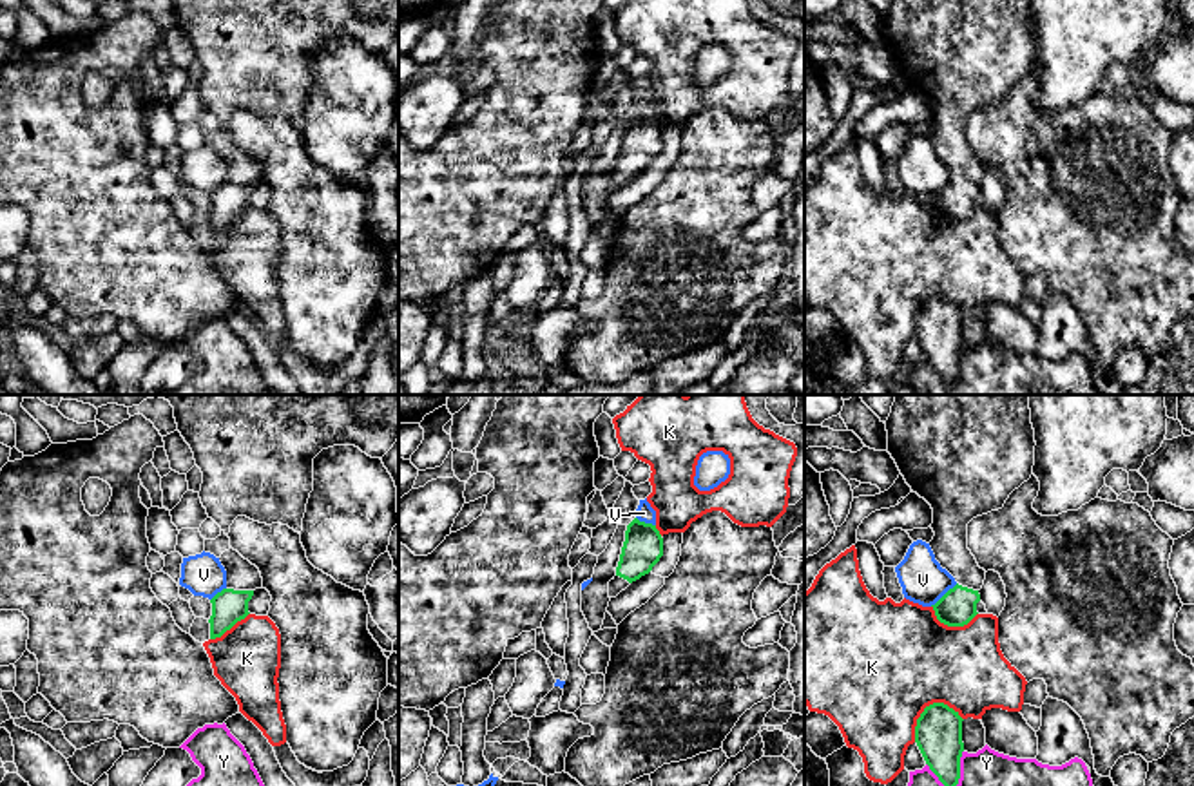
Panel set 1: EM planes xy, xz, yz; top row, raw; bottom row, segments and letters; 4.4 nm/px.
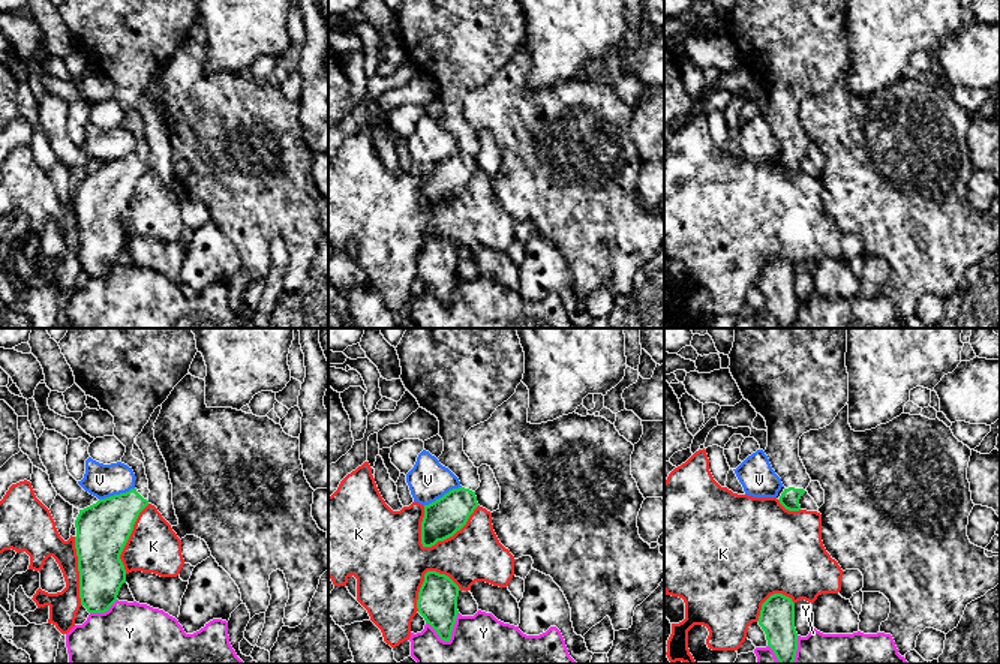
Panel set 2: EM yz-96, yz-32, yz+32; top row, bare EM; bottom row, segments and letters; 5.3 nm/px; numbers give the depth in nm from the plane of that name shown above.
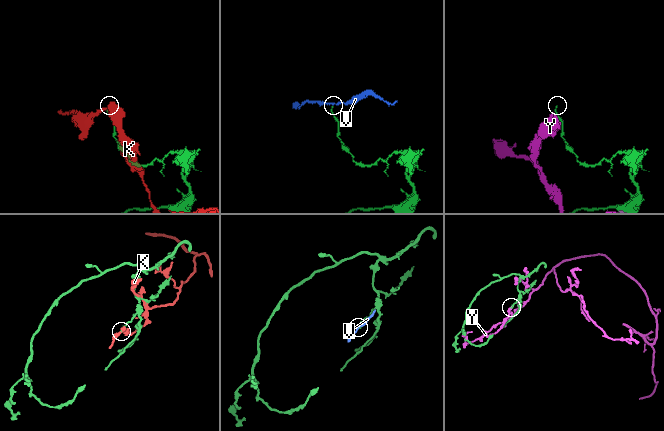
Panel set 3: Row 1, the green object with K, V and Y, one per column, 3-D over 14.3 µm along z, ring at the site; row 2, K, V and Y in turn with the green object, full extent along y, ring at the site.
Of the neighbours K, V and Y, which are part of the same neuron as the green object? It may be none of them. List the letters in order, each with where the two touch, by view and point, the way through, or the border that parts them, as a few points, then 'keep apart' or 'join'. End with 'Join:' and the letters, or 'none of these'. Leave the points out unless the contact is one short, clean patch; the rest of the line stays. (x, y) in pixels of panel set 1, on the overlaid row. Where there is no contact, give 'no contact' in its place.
K: yz (926, 707) | keep apart
V: yz (944, 594) | along yz (957, 584), (930, 605) | keep apart
Y: yz (959, 768) | keep apart
Join: none of these

